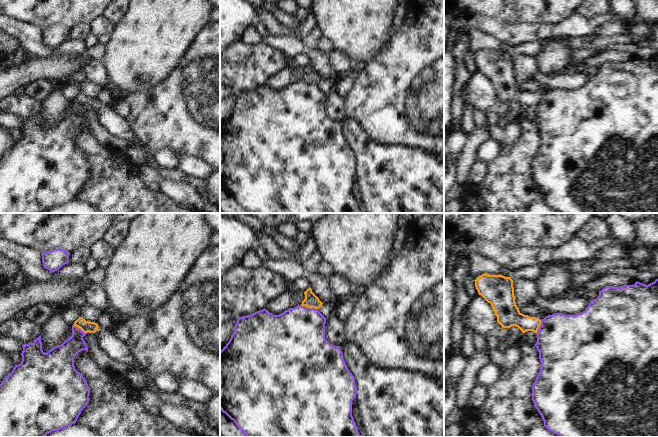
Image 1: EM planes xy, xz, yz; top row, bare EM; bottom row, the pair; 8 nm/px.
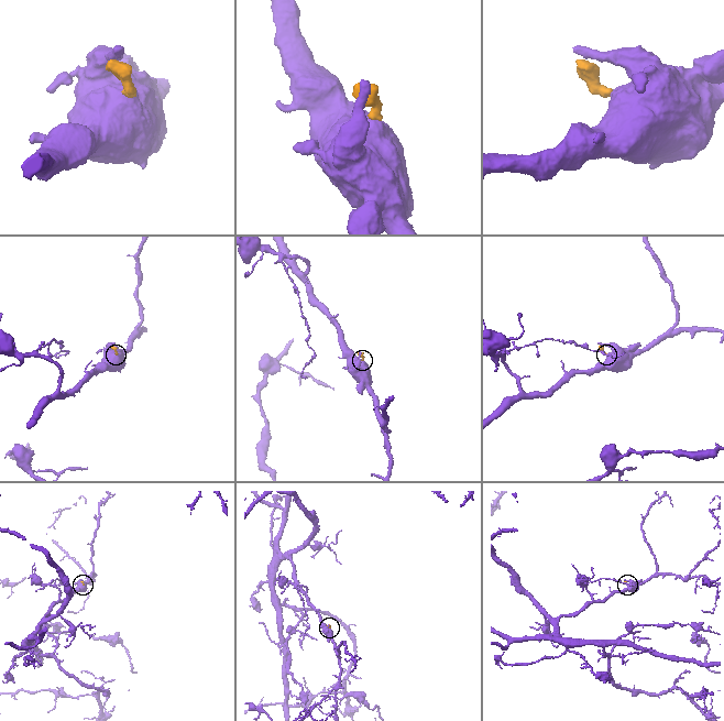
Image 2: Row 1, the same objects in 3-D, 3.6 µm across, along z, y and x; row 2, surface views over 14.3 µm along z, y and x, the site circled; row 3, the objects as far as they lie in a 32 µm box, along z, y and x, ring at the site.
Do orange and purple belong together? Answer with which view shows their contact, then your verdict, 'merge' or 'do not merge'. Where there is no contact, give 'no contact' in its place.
xy | do not merge

